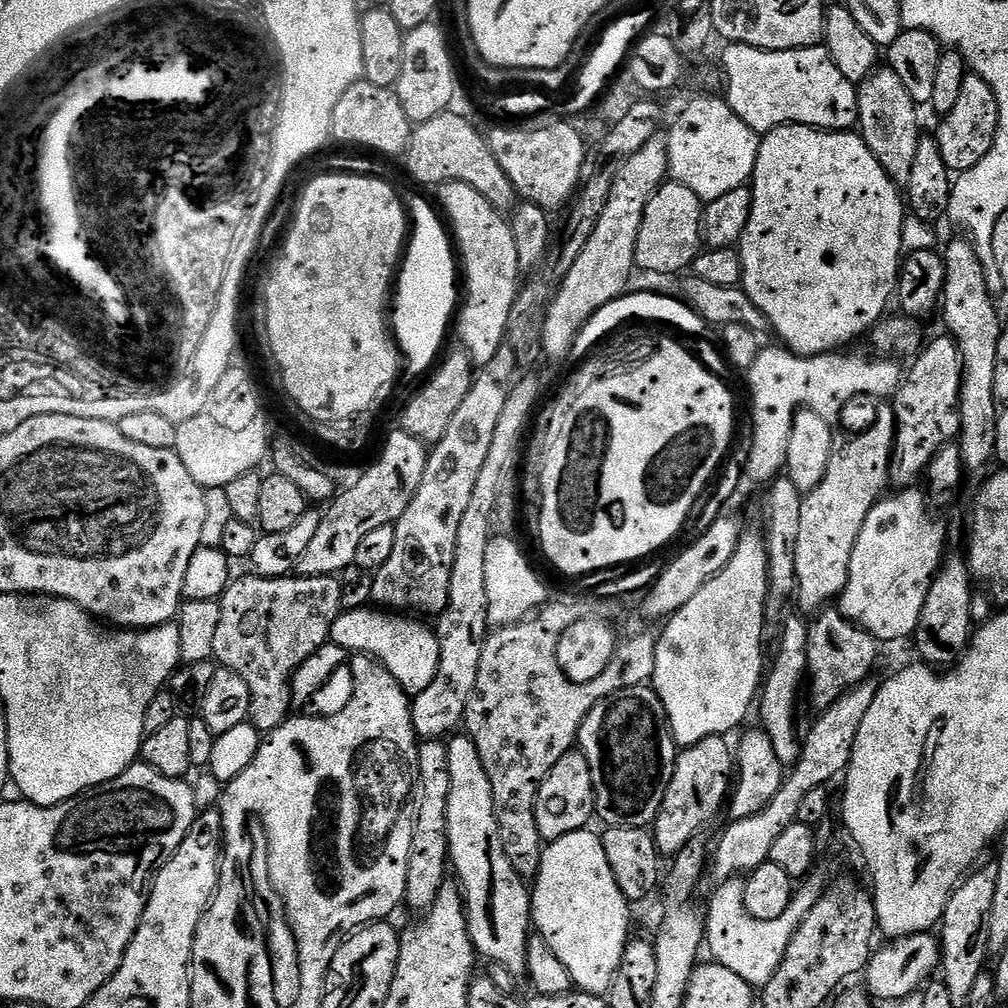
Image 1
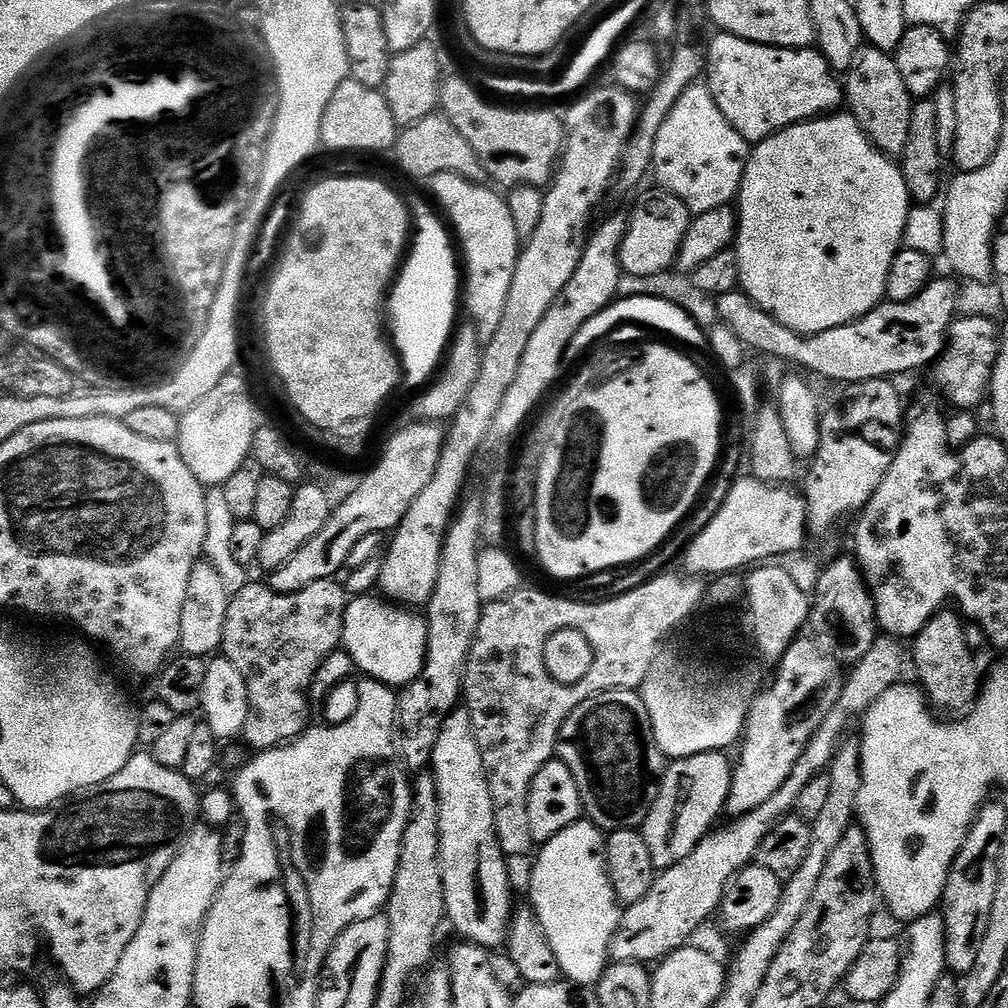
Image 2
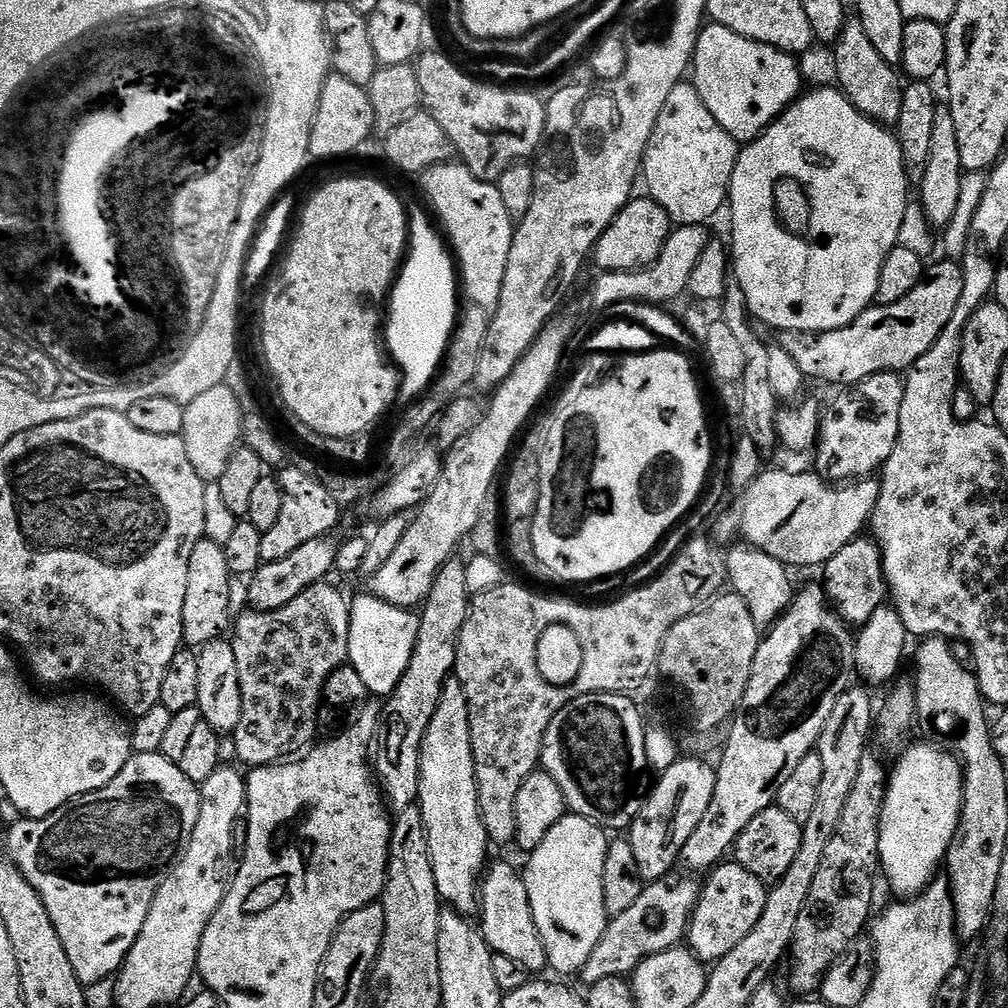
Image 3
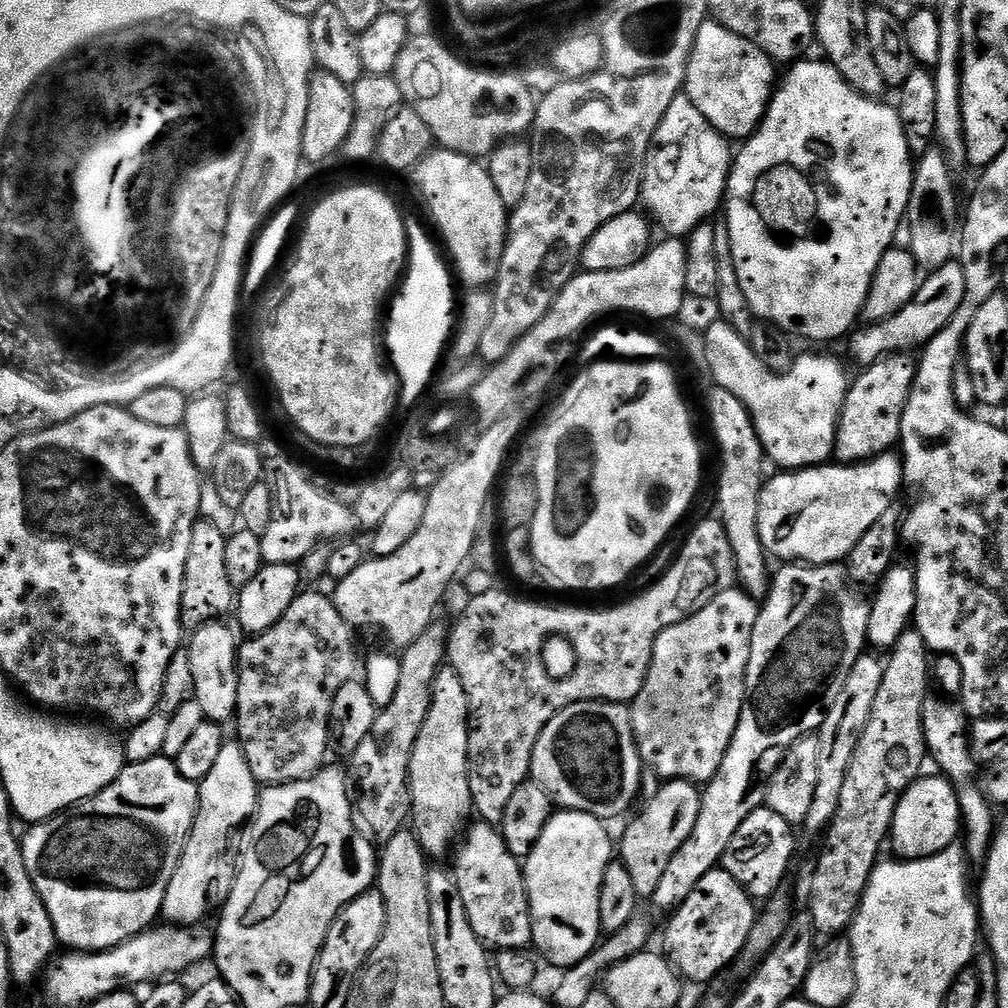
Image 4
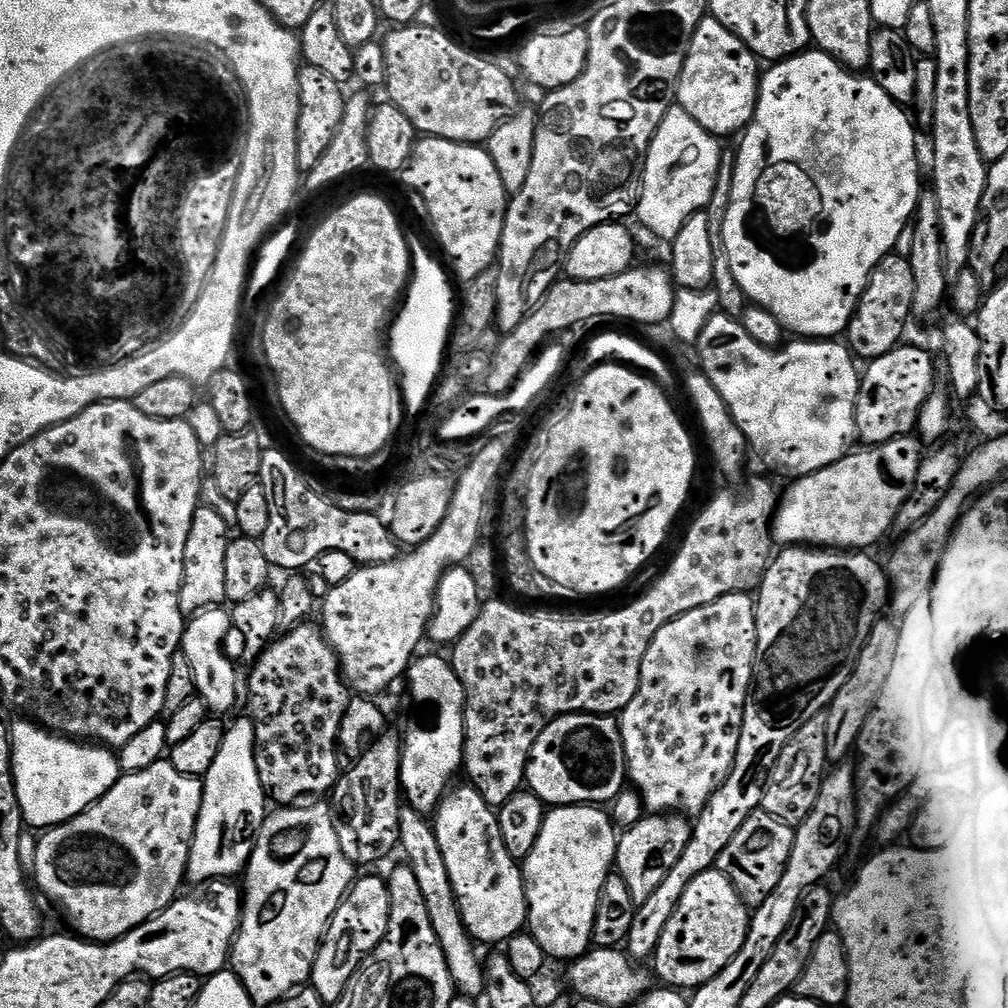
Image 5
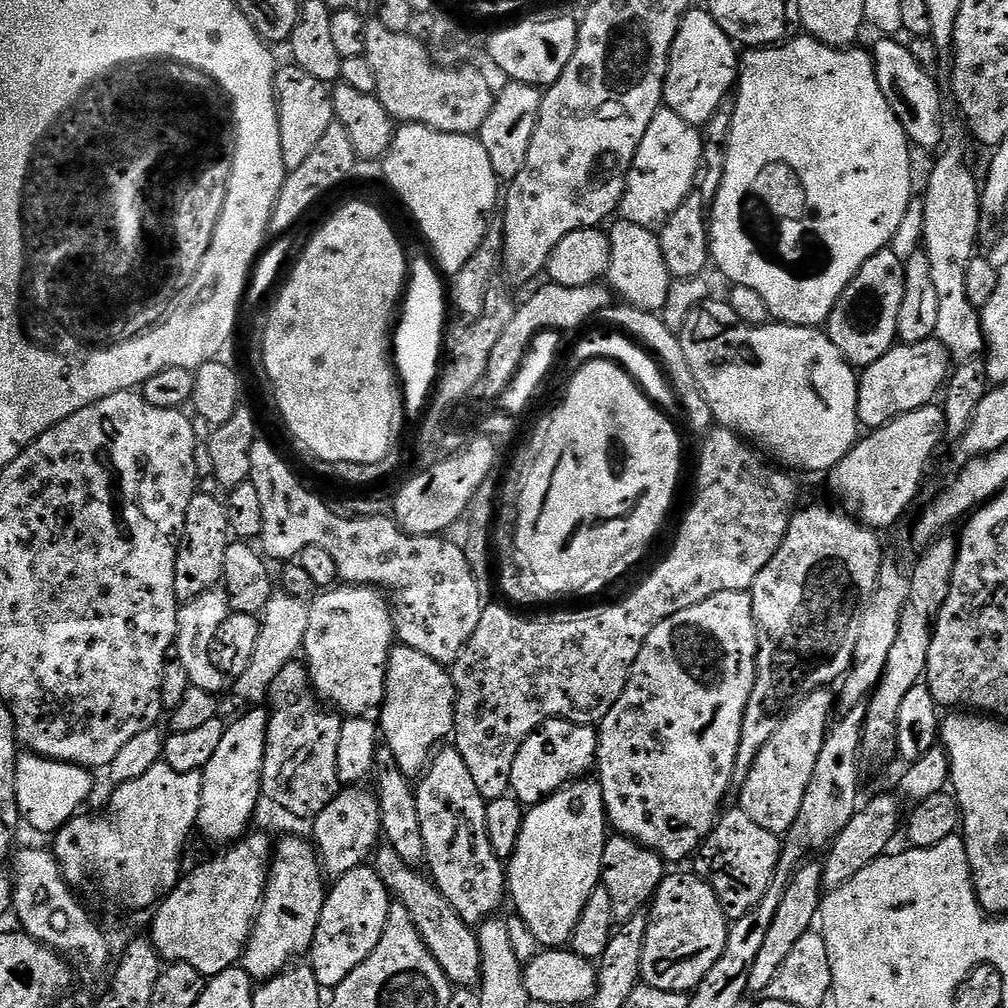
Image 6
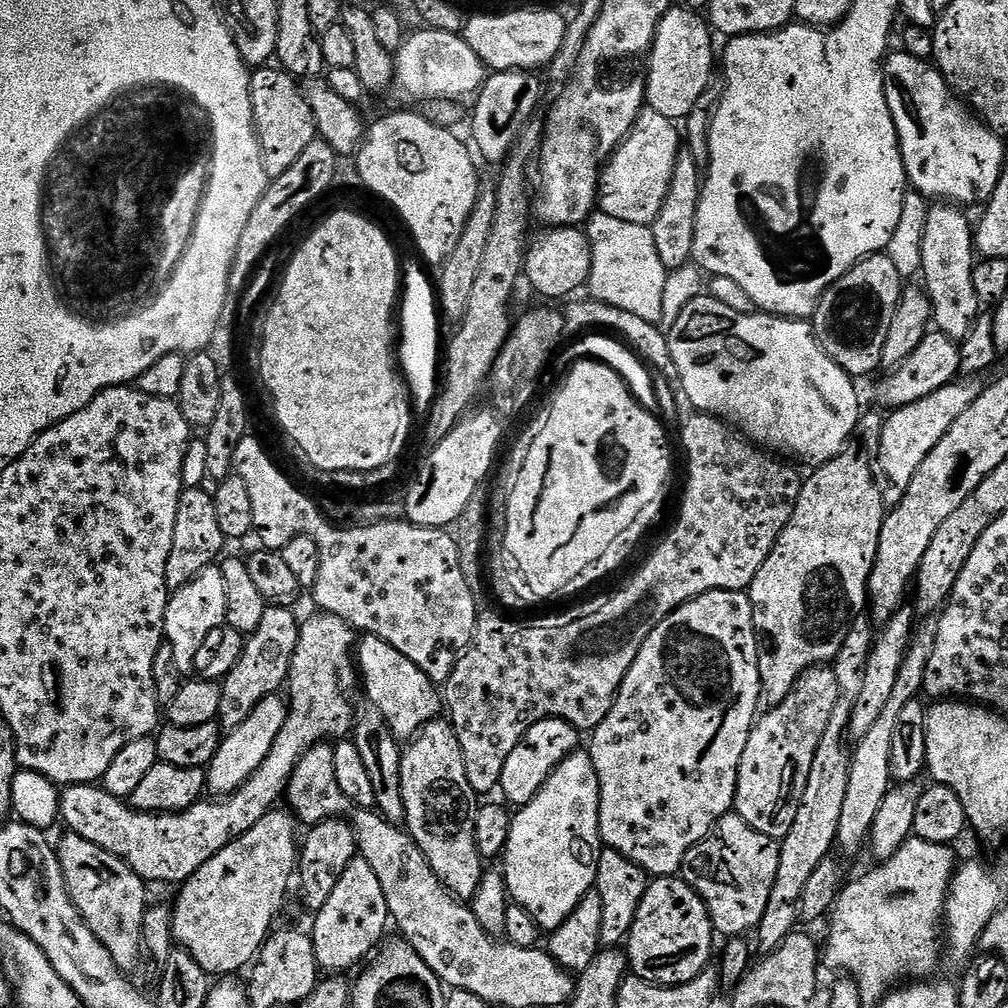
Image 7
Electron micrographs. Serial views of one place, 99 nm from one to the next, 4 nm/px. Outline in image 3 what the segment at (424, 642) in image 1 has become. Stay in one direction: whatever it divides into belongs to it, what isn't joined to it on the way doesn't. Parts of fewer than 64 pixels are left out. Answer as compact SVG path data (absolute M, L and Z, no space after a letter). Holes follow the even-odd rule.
M365 592L351 599L348 661L358 670L365 682L369 695L386 698L397 688L402 675L409 668L417 644L419 615L409 609L396 607Z

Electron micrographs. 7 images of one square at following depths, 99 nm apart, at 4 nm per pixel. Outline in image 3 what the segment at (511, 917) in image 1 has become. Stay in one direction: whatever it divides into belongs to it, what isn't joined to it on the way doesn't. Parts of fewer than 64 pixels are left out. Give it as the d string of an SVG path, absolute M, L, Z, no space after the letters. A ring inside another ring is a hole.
M449 678L444 683L438 710L434 710L426 738L422 738L418 807L422 810L426 826L428 853L441 901L463 916L475 917L480 911L480 885L490 860L490 841L478 806L466 690L455 678Z

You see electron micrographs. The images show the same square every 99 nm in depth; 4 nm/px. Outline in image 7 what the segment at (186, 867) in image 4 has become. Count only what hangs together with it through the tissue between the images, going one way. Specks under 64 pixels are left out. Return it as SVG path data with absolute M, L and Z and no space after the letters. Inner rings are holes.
M271 695L258 702L250 716L221 739L220 748L206 769L207 791L217 797L227 798L240 789L254 774L254 770L266 762L266 754L270 754L270 746L274 746L274 738L282 730L287 717L287 703L279 695Z

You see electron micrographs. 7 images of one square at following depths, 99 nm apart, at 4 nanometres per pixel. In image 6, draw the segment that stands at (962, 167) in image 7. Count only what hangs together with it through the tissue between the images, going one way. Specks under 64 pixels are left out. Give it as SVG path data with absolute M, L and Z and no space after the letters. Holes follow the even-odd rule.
M880 38L871 54L878 86L882 86L882 94L886 94L886 102L890 102L909 141L915 147L917 144L920 148L939 149L940 139L944 136L944 108L940 105L939 86L928 77L931 75L925 69L918 66L918 62L914 62L914 54L910 54L907 43L899 44L896 38Z

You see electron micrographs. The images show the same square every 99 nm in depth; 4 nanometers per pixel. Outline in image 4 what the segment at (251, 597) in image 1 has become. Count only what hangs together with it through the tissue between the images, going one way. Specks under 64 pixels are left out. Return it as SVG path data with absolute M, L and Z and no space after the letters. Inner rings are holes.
M304 590L296 595L290 610L286 610L286 614L282 614L282 618L278 622L274 622L274 626L270 626L265 632L255 633L251 638L248 638L245 644L243 641L239 645L236 662L238 702L236 703L234 725L236 724L236 732L240 735L238 737L240 749L246 754L246 762L250 766L250 774L254 774L257 785L271 786L298 782L316 775L321 768L325 767L326 760L324 760L324 755L329 755L330 752L328 723L330 722L330 710L334 706L334 694L338 694L338 690L342 690L342 686L346 686L346 682L350 682L357 675L356 640L352 635L354 635L354 629L352 625L346 622L346 618L342 618L342 614L337 610L336 601L333 597L323 596L321 592L315 590Z

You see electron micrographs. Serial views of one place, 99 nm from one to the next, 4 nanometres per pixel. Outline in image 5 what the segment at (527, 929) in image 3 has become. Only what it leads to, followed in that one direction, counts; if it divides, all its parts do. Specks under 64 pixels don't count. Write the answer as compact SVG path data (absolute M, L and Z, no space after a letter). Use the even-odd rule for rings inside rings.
M467 782L461 784L461 788L453 787L445 795L434 813L438 850L442 850L442 858L446 862L446 870L450 876L450 886L454 888L456 902L460 907L462 922L468 935L481 945L484 943L503 946L510 938L525 931L528 923L528 889L524 886L521 865L506 850L506 842L502 842L502 830L498 826L497 813L488 805L486 798L478 794L476 788Z

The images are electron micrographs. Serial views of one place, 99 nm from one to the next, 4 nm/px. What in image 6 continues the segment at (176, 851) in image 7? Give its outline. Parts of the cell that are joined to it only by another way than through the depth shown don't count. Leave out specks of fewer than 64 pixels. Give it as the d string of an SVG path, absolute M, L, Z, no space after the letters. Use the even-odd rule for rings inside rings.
M344 584L321 591L307 605L309 622L302 649L302 660L308 672L308 683L325 705L331 706L345 717L368 716L371 708L379 709L384 703L388 654L397 639L396 621L390 615L390 604L389 601L388 604L384 601L384 596L385 593L375 586Z

